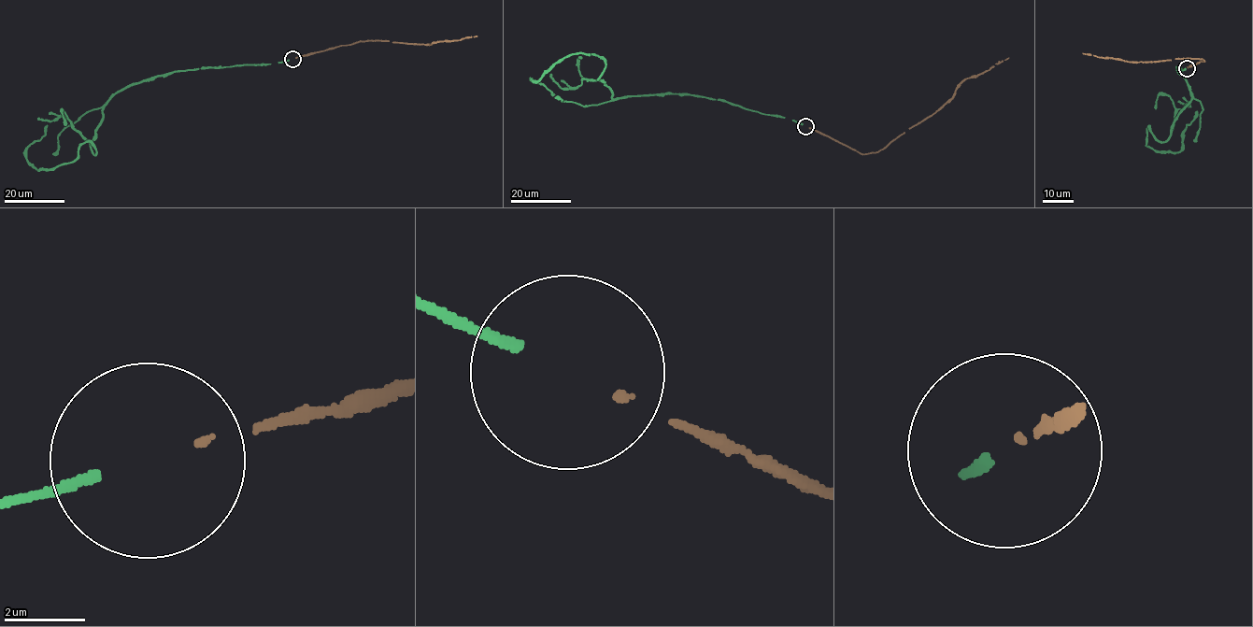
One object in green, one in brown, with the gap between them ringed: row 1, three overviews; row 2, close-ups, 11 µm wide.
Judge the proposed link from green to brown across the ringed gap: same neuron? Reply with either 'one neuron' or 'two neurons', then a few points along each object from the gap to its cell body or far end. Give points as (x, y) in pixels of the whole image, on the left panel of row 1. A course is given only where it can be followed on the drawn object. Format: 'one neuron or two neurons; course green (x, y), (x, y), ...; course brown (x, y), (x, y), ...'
one neuron; course green (289, 59), (133, 83), (105, 106), (95, 154), (84, 142), (71, 162), (36, 169), (26, 149), (47, 125); course brown (295, 58), (361, 41), (430, 45), (476, 35)

